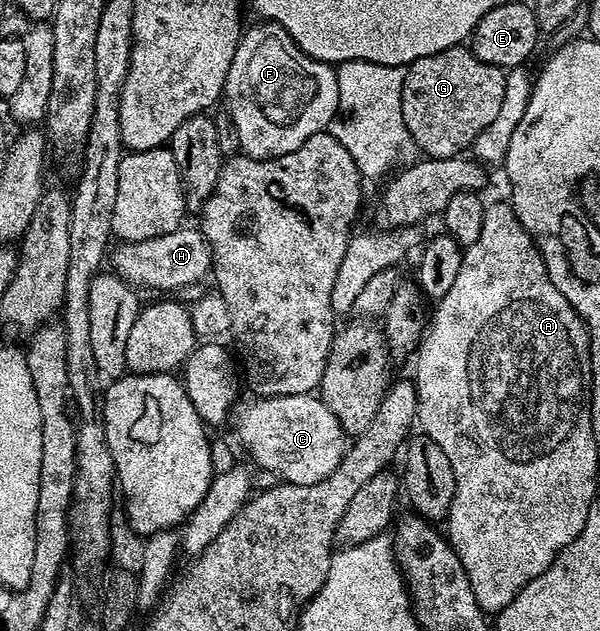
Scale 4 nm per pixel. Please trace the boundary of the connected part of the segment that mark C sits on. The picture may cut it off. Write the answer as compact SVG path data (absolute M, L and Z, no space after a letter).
M317 394L249 398L243 398L237 404L232 424L243 449L259 463L262 471L272 471L279 480L292 485L316 485L316 481L324 481L324 477L328 477L341 465L348 450L348 436L336 413L332 413L332 409L328 409L328 405L324 405Z

